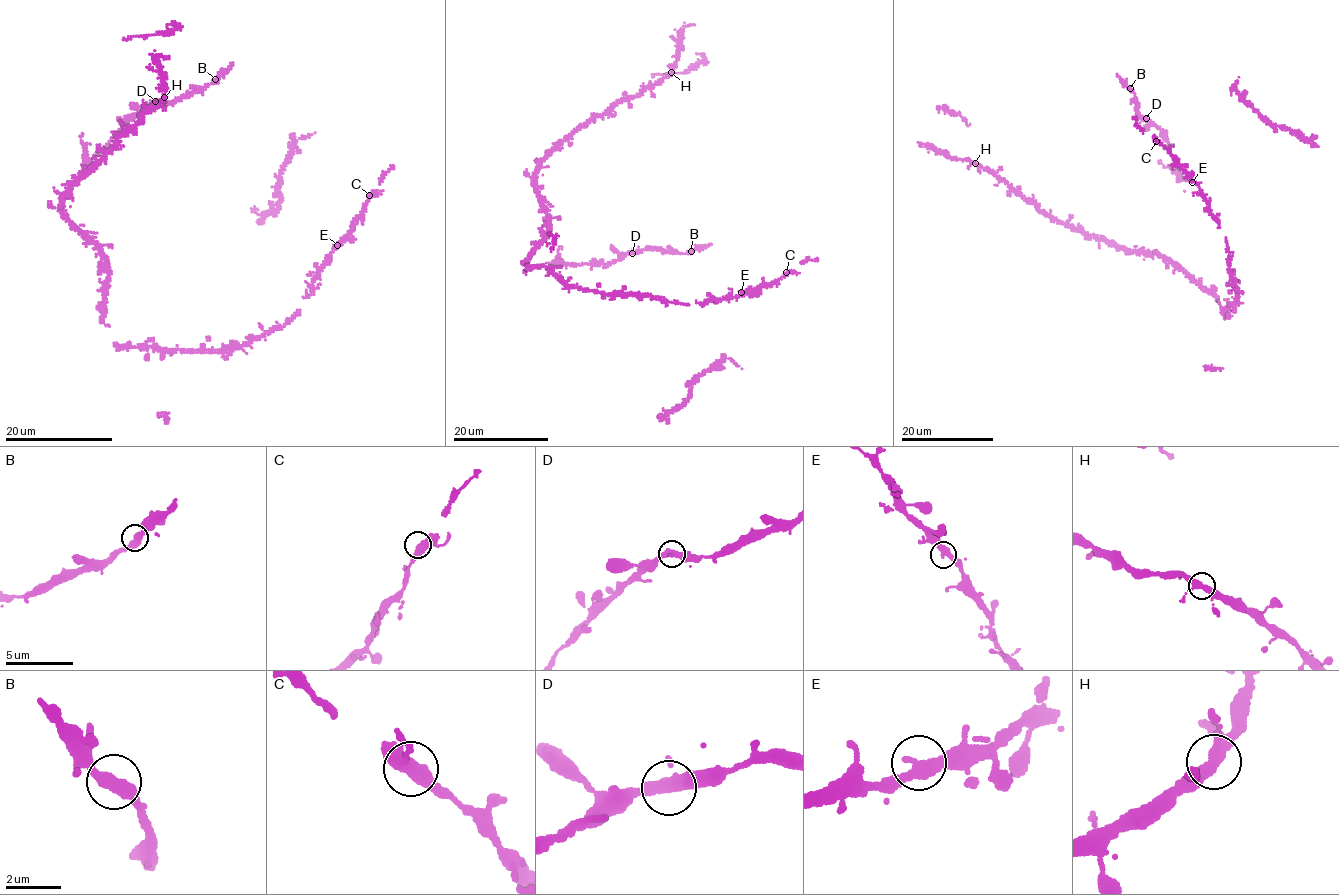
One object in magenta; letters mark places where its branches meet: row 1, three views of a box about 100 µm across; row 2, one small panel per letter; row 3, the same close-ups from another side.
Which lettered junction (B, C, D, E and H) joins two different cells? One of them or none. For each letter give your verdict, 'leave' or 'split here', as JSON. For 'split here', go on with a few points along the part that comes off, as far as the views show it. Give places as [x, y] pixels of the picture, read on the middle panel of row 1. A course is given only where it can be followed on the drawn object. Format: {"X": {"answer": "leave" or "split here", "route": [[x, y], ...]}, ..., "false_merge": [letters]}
{"B": {"answer": "leave"}, "C": {"answer": "leave"}, "D": {"answer": "leave"}, "E": {"answer": "leave"}, "H": {"answer": "leave"}, "false_merge": []}

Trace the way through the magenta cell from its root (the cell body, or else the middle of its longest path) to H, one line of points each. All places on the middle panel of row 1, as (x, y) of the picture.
H: (531, 251), (545, 239), (549, 221), (534, 182), (538, 163), (579, 127), (671, 72)

